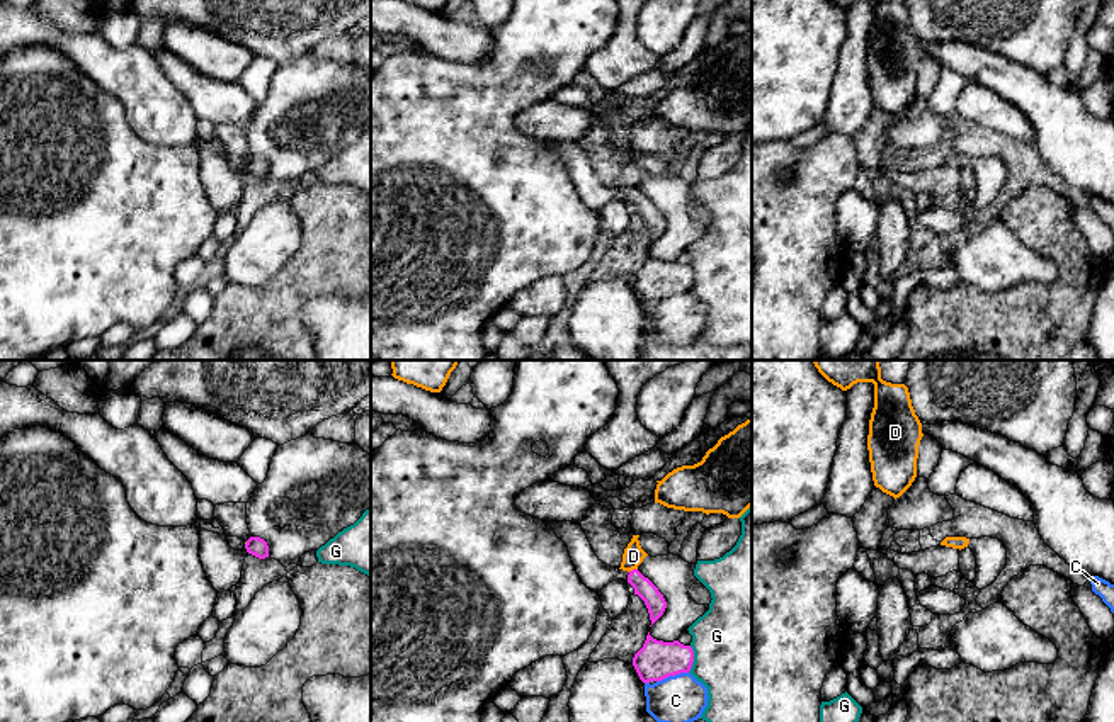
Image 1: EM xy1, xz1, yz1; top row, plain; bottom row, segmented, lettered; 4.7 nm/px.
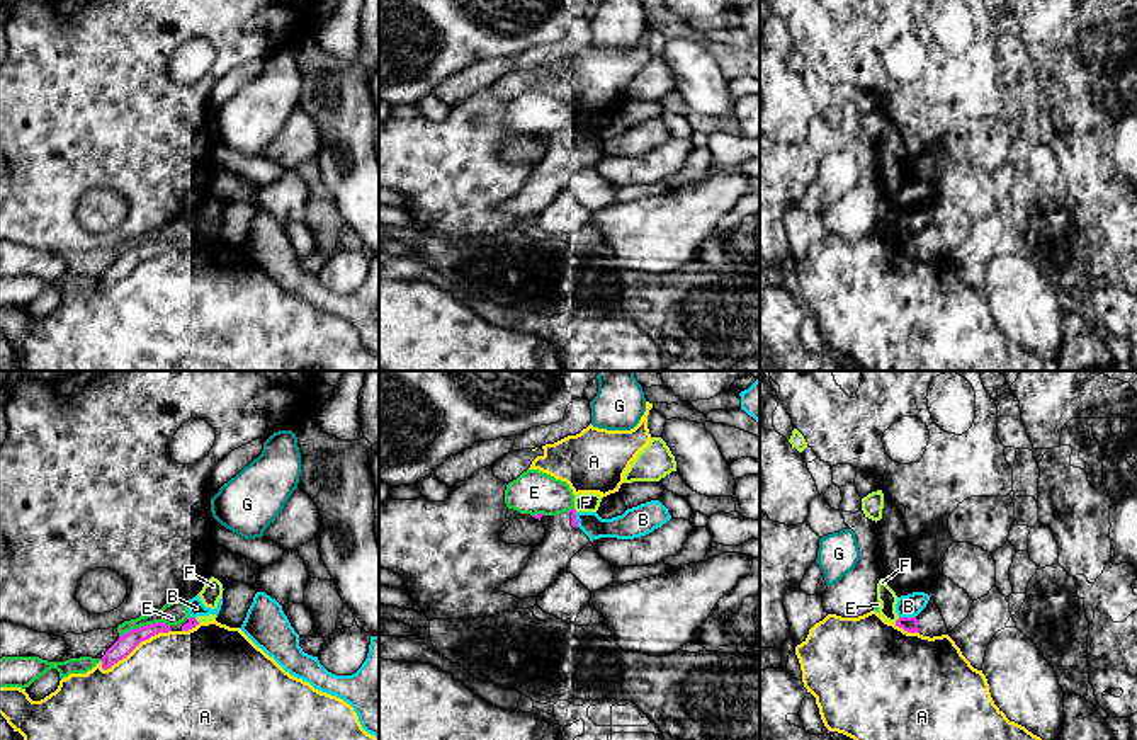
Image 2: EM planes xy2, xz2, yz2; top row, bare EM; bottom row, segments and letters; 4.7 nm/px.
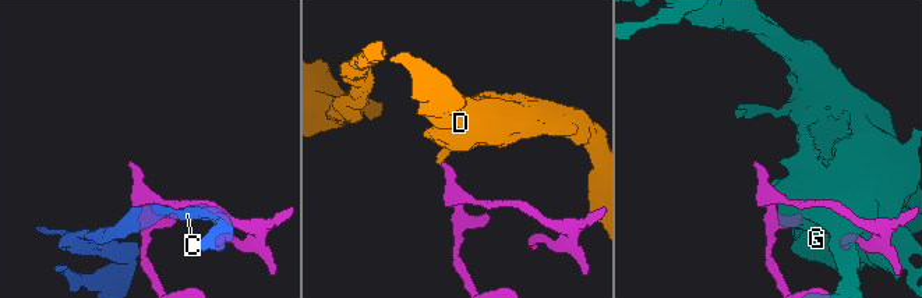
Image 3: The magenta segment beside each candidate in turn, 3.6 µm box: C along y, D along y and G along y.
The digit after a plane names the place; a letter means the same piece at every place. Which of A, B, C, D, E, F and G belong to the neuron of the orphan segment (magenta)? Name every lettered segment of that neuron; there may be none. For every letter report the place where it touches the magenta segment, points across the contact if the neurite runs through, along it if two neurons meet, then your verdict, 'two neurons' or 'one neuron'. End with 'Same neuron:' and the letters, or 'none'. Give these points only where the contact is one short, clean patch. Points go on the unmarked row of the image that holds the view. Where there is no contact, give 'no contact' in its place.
A: meets magenta in xy2 at (135, 266); two neurons
B: meets magenta in yz2 at (906, 237); two neurons
C: meets magenta in xz1 at (672, 294); two neurons
D: meets magenta in xz1 at (633, 189); border along xz1 (636, 187), (628, 191); two neurons
E: meets magenta in xy2 at (143, 245); two neurons
F: meets magenta in yz2 at (898, 239); two neurons
G: meets magenta in xz1 at (693, 279); two neurons
Same neuron: none

